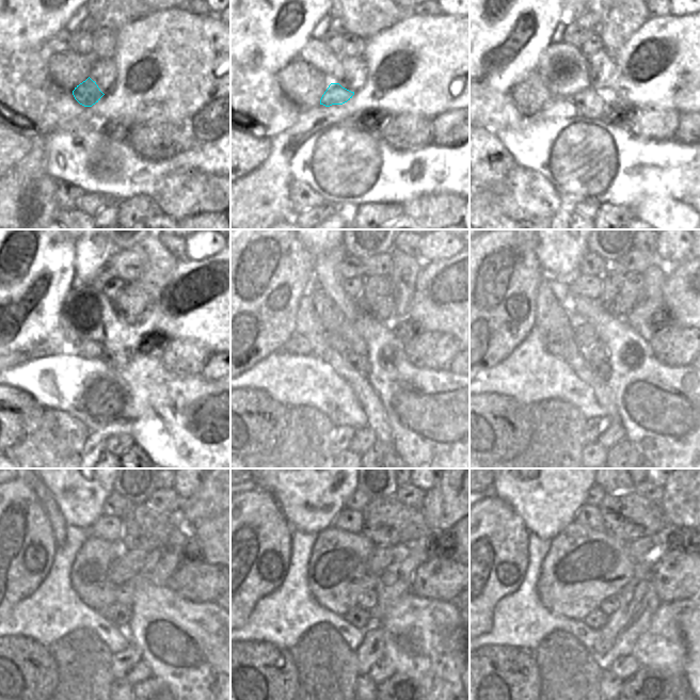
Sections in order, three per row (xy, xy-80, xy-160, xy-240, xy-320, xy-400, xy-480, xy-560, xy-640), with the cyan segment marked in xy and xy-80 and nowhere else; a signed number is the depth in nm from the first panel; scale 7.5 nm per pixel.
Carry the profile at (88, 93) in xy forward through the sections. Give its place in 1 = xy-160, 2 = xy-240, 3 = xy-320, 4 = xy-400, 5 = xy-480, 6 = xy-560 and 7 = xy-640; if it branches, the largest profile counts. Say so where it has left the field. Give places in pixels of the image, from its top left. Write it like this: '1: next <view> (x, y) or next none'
1: next xy-160 (591, 106)
2: next xy-240 (116, 353)
3: next xy-320 (360, 364)
4: next xy-400 (601, 368)
5: next xy-480 (120, 615)
6: next xy-560 (358, 617)
7: next xy-640 (595, 620)

